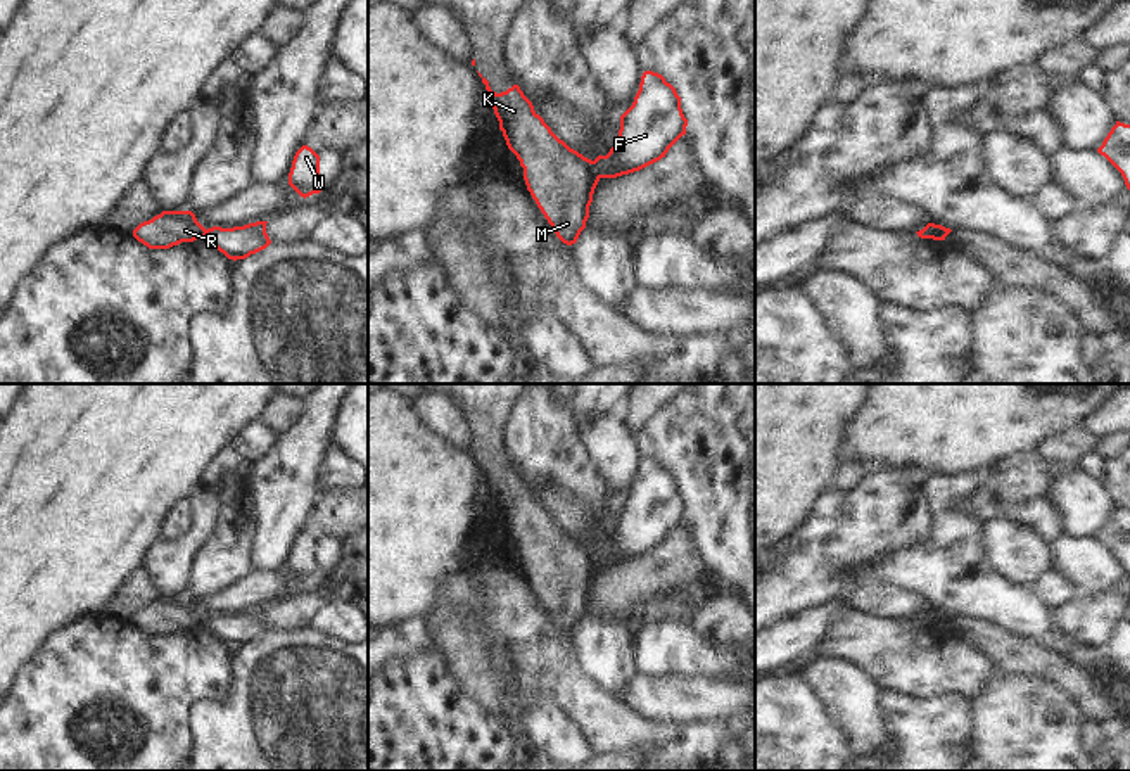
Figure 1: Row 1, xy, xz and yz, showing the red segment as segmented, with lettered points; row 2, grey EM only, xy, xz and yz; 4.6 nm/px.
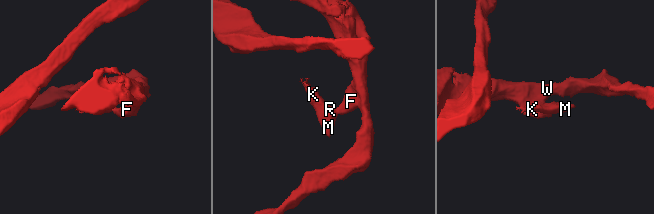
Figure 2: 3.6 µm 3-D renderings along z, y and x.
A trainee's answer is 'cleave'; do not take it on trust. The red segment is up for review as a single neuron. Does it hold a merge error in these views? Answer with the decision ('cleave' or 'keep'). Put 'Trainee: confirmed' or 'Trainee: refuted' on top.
Trainee: confirmed
cleave

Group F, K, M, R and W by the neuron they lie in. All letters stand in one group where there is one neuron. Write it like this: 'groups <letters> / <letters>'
groups F W / K M R

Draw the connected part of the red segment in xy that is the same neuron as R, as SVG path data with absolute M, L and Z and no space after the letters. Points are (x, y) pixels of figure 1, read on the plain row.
M162 598L133 617L133 624L149 636L169 636L206 624L206 615L192 598Z

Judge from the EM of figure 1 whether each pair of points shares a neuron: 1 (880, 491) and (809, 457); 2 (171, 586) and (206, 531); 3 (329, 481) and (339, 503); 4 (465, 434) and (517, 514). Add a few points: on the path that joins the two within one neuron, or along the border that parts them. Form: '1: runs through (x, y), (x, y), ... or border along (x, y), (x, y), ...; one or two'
1: border along (830, 488), (821, 495), (807, 522); two
2: runs through (171, 573), (171, 566), (192, 545); one
3: border along (349, 488), (330, 491), (322, 500); two
4: border along (460, 407), (474, 434), (472, 450); two

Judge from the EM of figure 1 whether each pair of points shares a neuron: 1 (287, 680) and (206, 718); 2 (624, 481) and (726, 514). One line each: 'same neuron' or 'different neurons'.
1: same neuron
2: different neurons

